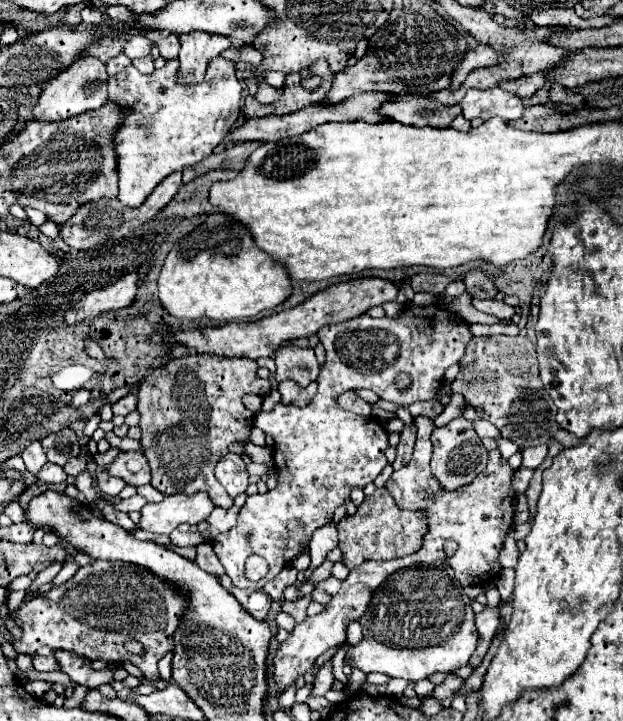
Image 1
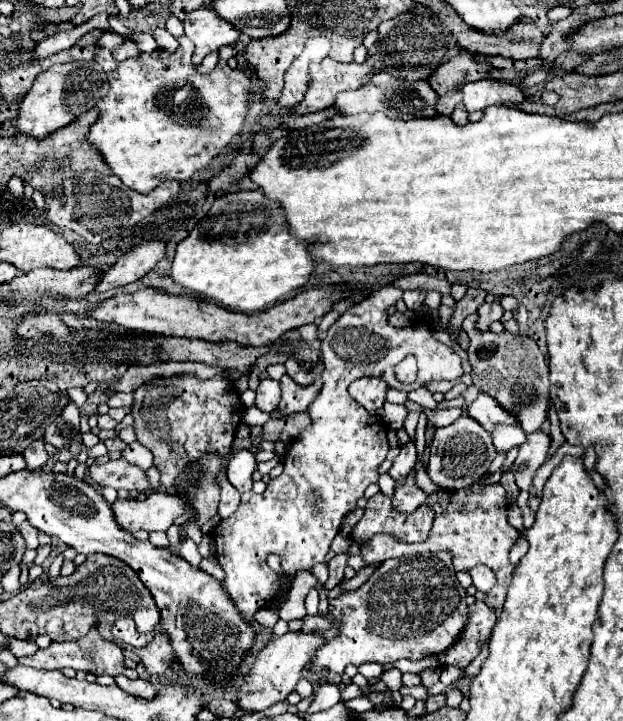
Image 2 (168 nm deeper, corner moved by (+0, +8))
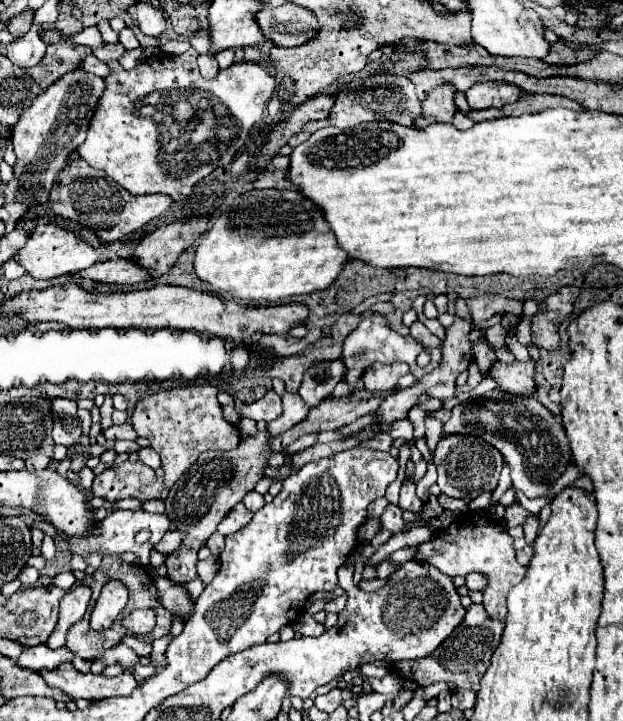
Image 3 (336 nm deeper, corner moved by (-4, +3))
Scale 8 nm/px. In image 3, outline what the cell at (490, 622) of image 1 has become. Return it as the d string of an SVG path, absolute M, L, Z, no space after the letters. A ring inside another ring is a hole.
M472 605L466 611L464 621L452 631L452 637L448 637L448 641L444 641L444 645L440 645L440 649L436 649L436 653L422 657L422 659L400 661L394 665L394 671L398 675L402 675L404 679L416 681L422 687L432 685L436 681L448 681L454 687L478 691L480 679L482 679L484 671L488 669L488 661L500 643L502 631L504 631L504 623L488 617L484 605Z

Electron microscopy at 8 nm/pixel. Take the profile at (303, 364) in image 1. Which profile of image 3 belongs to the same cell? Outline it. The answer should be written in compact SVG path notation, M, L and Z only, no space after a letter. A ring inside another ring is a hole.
M338 359L314 363L304 373L298 393L310 407L316 407L316 405L320 405L320 401L324 401L332 393L334 385L342 377L344 377L344 365L340 365Z

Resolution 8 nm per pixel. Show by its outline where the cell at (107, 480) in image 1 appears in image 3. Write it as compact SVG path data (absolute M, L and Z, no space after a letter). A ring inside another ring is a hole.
M124 461L122 465L108 467L92 483L92 495L116 502L126 497L144 499L166 499L168 489L162 479L158 481L154 469L140 461Z

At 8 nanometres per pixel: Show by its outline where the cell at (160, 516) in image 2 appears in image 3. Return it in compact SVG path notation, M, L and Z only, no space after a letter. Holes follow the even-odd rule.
M114 511L110 513L102 523L100 523L100 529L96 529L96 533L92 533L92 537L72 537L70 541L70 549L72 553L78 553L78 555L86 555L86 553L100 553L100 555L120 555L120 553L134 553L140 557L140 561L148 563L148 553L150 549L162 539L162 535L170 529L170 519L168 515L158 515L158 513L146 513L146 511ZM140 529L146 529L150 531L150 539L146 543L136 543L136 533Z

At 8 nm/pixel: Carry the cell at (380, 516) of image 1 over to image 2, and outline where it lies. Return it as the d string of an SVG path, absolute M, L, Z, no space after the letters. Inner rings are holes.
M382 492L368 500L362 520L352 530L352 540L368 542L378 532L398 536L402 542L424 542L432 528L434 512L428 506L418 508L414 514L400 514L388 496Z

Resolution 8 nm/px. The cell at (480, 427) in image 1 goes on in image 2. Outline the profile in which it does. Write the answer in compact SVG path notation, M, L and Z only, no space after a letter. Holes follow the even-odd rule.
M496 426L496 430L492 432L492 440L496 446L496 452L510 452L514 446L520 446L526 440L526 434L522 432L522 428L518 426Z

